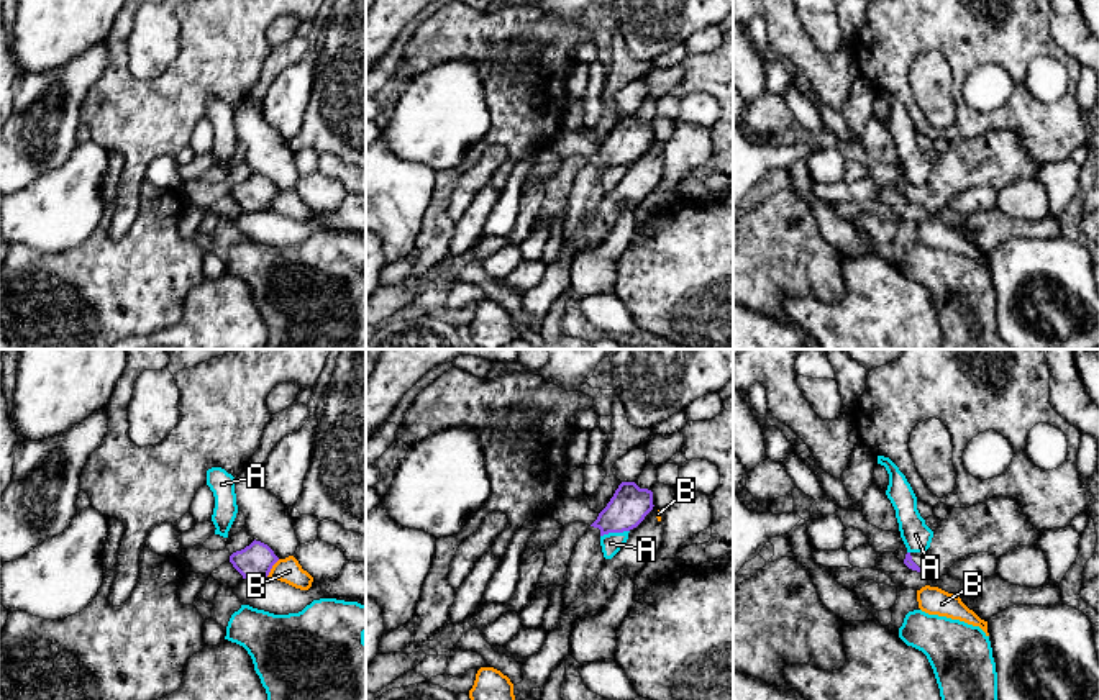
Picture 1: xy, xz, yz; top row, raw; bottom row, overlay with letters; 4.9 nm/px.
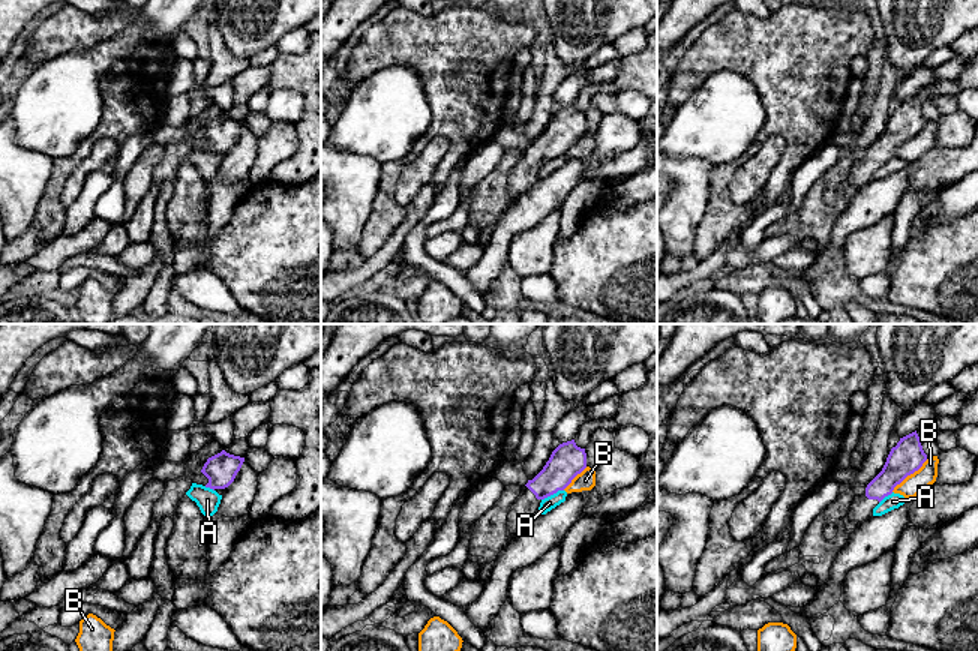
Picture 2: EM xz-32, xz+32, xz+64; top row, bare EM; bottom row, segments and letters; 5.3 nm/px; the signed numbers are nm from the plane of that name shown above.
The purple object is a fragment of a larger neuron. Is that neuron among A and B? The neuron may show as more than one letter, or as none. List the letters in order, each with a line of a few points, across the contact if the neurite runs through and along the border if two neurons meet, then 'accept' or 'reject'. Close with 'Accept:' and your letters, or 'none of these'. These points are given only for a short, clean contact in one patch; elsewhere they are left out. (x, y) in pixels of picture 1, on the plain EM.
A: reject
B: xy (279, 192), (266, 209) | reject
Accept: none of these

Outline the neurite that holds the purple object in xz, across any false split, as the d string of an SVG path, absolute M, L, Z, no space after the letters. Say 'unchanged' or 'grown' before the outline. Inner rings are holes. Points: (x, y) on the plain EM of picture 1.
grown; M622 115L607 139L576 175L569 192L564 236L576 234L597 211L605 197L600 170L609 166L623 166L636 161L653 143L653 125L635 115Z

